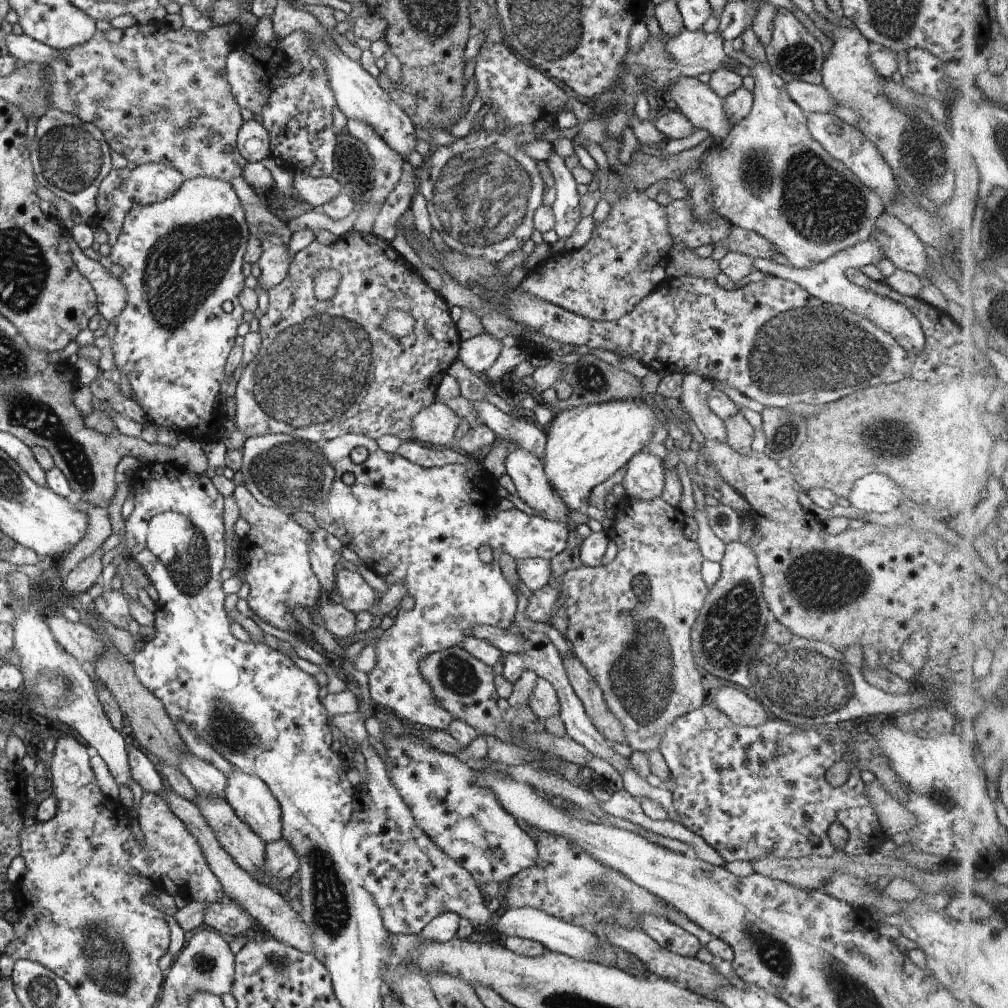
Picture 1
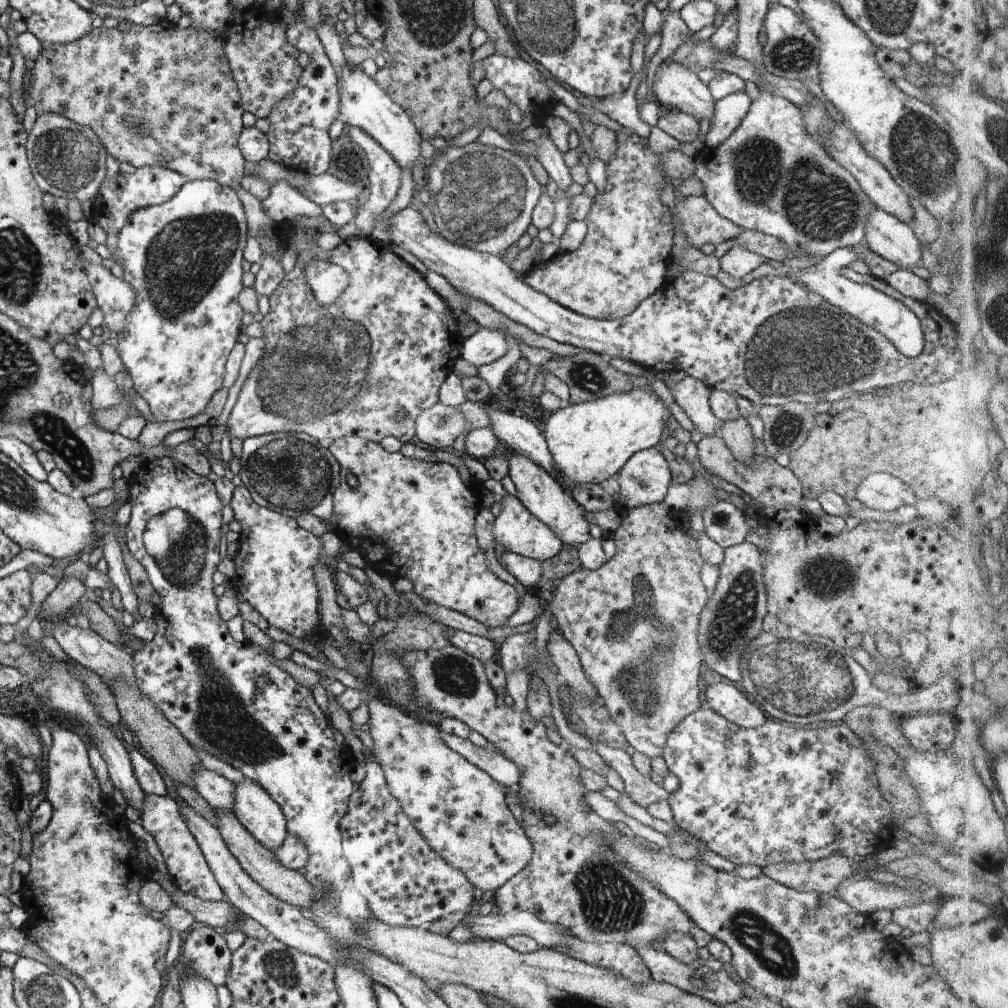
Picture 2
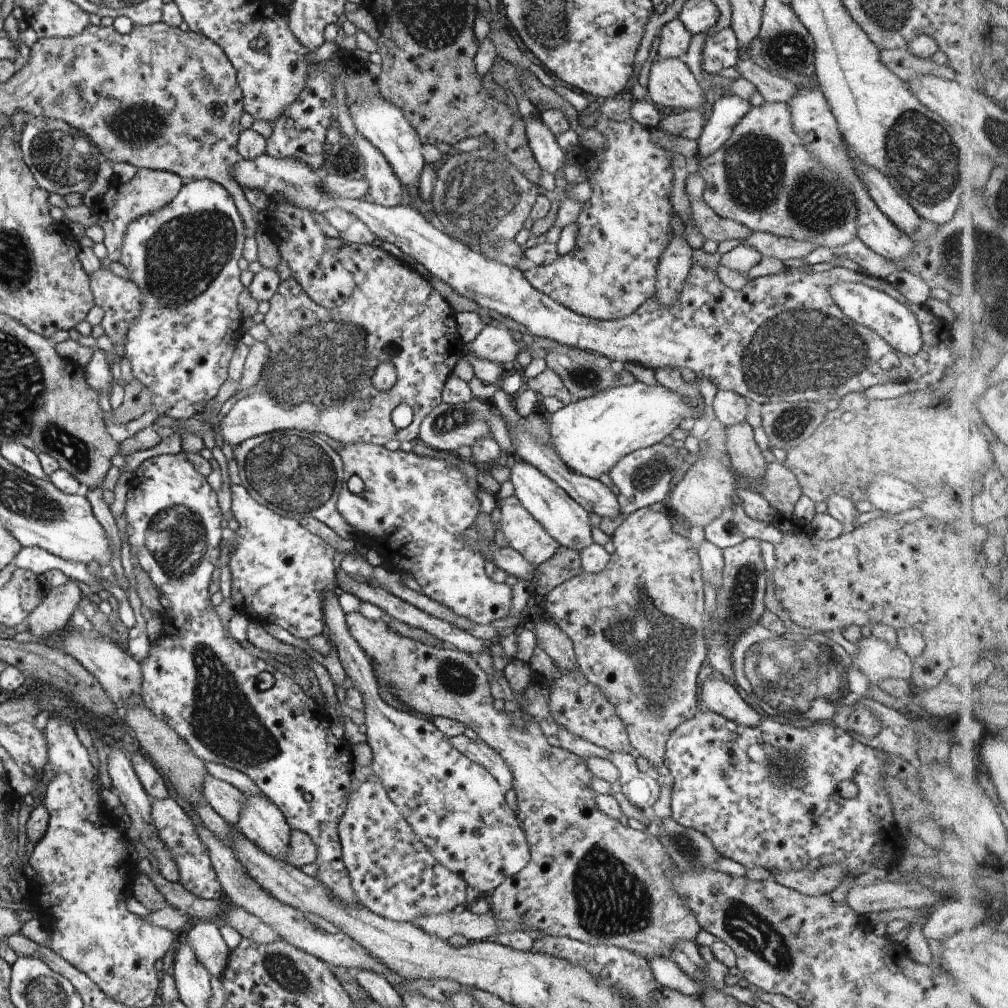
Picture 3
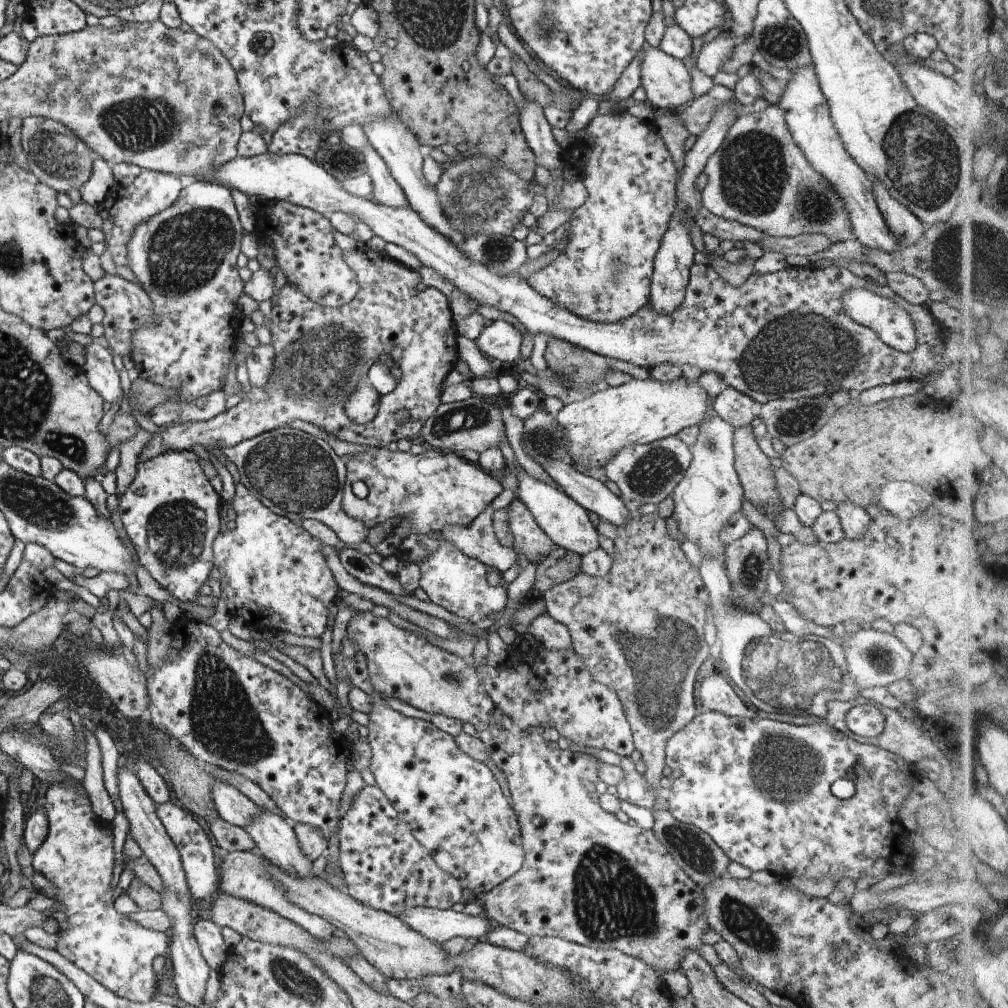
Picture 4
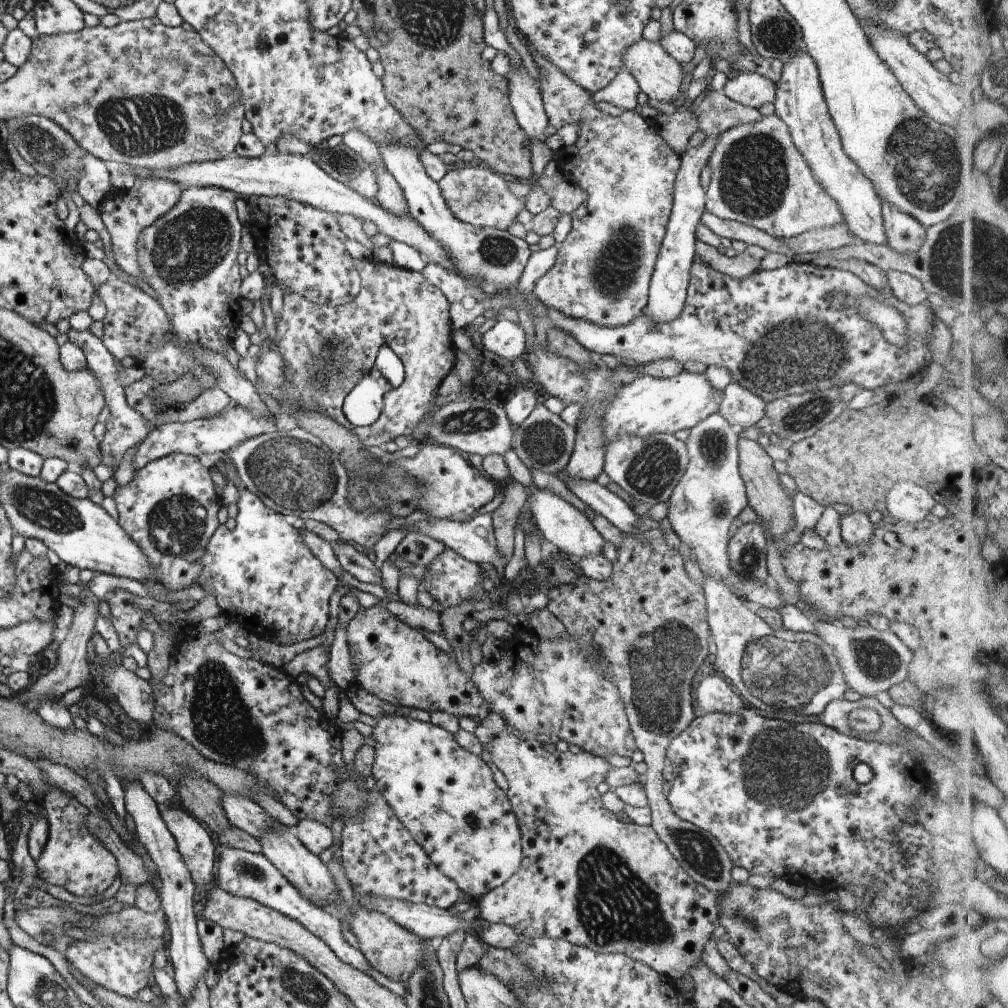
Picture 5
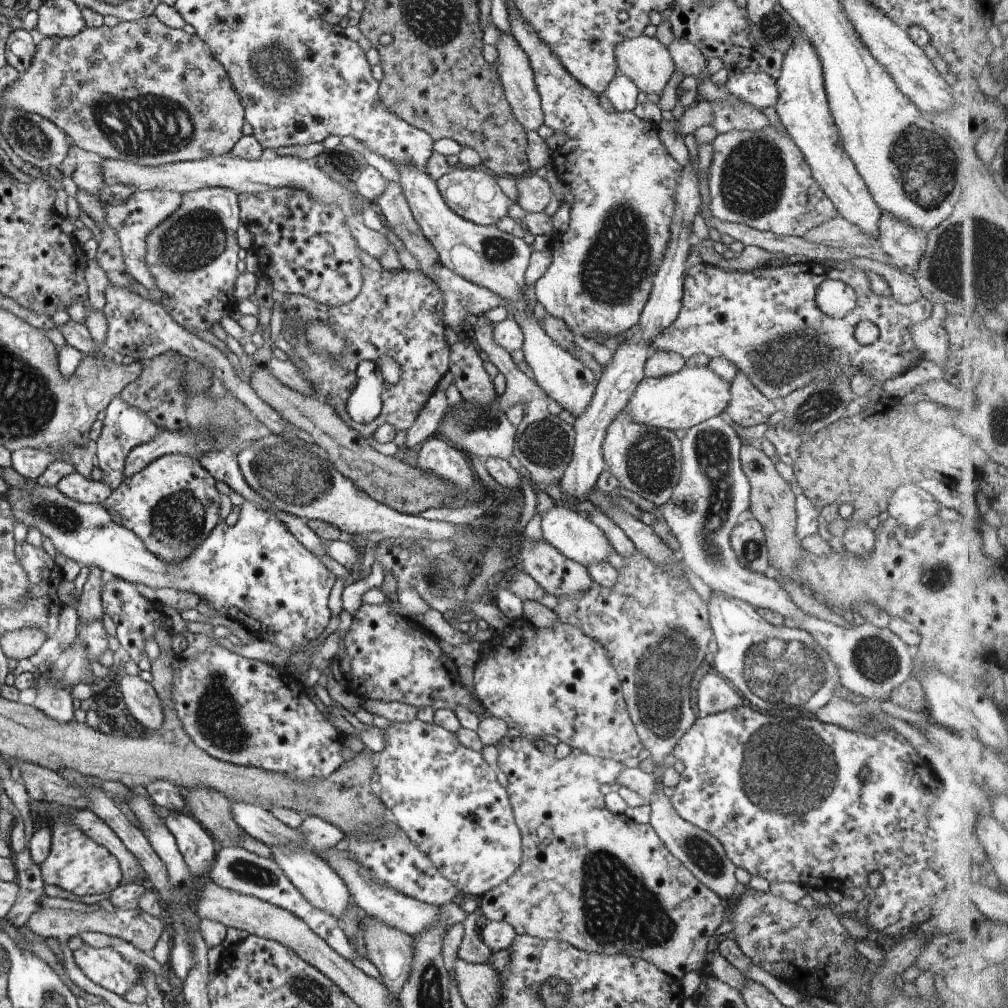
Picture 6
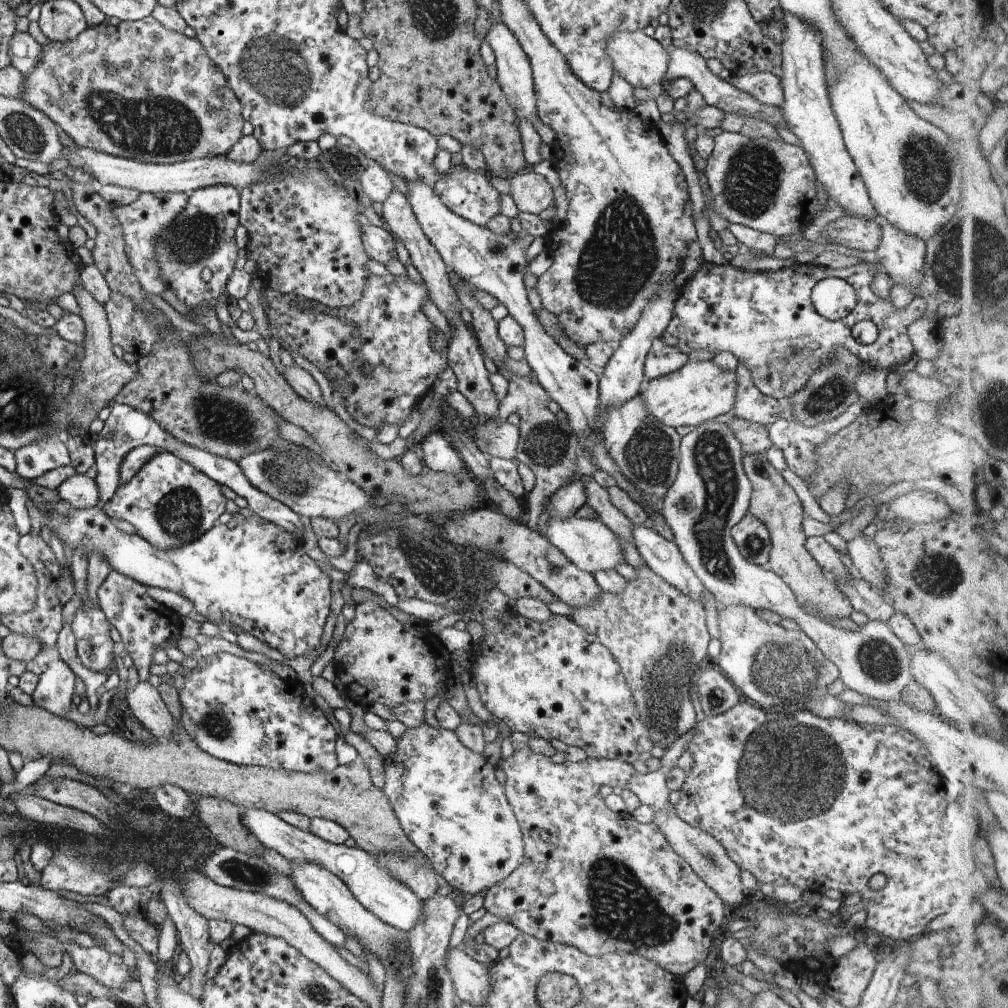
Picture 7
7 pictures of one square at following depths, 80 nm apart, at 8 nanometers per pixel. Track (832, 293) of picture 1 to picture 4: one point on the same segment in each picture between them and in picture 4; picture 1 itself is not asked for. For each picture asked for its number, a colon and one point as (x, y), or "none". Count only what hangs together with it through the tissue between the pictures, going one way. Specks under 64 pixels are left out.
2: (888, 315)
3: (893, 320)
4: (892, 323)

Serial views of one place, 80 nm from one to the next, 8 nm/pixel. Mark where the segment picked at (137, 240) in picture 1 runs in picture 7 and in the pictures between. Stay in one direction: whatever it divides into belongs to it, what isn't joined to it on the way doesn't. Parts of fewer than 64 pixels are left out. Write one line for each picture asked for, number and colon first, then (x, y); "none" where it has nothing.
2: (183, 257)
3: (184, 257)
4: (185, 257)
5: (189, 255)
6: (193, 255)
7: (197, 253)

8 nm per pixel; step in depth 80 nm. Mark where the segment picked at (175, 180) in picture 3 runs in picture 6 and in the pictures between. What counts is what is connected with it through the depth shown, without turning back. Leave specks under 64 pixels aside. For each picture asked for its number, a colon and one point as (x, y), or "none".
4: (151, 192)
5: (127, 213)
6: (133, 220)

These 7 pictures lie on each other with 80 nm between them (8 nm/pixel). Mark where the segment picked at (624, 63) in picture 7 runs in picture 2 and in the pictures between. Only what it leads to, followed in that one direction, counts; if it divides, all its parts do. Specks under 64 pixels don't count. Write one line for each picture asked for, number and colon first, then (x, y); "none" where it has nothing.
2: (676, 86)
3: (671, 84)
4: (666, 81)
5: (659, 75)
6: (646, 61)

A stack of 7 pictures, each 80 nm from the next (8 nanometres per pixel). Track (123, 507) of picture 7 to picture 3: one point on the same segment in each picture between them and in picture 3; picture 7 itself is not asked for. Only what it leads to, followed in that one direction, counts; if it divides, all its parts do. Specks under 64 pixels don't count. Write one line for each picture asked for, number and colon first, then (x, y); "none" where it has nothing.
3: (198, 680)
4: (170, 512)
5: (170, 508)
6: (172, 505)

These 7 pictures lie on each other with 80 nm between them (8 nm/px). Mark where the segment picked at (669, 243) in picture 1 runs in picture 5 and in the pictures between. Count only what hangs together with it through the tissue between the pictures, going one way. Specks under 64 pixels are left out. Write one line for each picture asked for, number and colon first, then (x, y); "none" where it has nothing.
2: (622, 260)
3: (624, 227)
4: (604, 272)
5: (602, 273)

